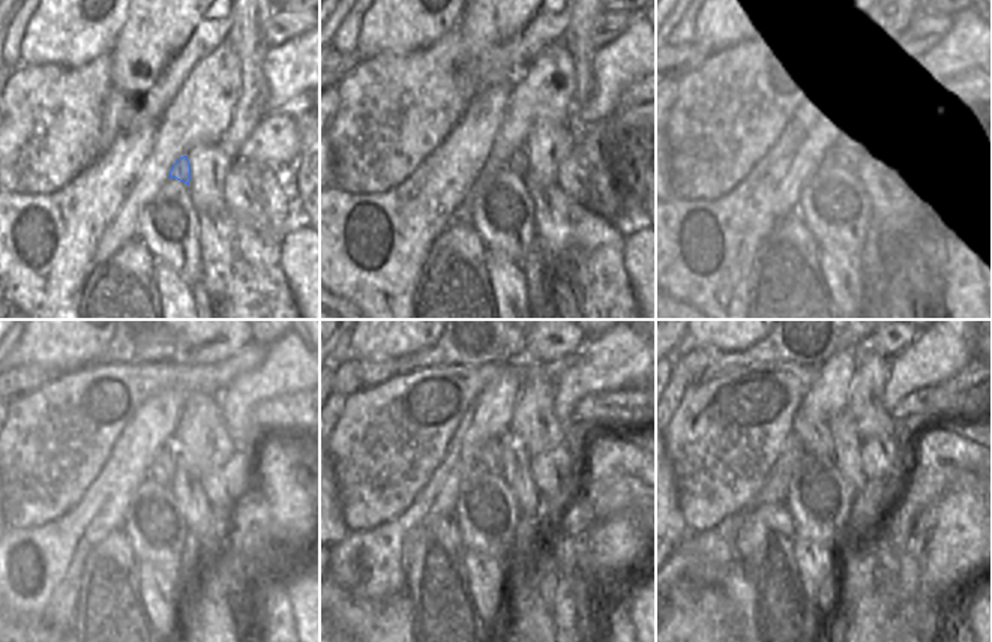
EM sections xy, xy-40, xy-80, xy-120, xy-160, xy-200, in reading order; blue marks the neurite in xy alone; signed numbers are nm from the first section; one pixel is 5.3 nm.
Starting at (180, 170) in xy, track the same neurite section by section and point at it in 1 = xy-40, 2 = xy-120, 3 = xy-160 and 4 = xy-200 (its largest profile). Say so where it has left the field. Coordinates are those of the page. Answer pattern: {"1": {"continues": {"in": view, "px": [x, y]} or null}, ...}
{"1": {"continues": {"in": "xy-40", "px": [518, 164]}}, "2": {"continues": {"in": "xy-120", "px": [161, 471]}}, "3": {"continues": {"in": "xy-160", "px": [491, 455]}}, "4": {"continues": {"in": "xy-200", "px": [815, 438]}}}

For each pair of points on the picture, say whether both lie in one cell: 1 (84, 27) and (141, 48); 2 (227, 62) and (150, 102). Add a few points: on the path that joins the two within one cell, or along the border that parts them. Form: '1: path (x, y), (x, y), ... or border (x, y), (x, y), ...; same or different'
1: border (128, 15), (114, 47), (108, 53); different
2: border (203, 59), (194, 66), (161, 116); different

